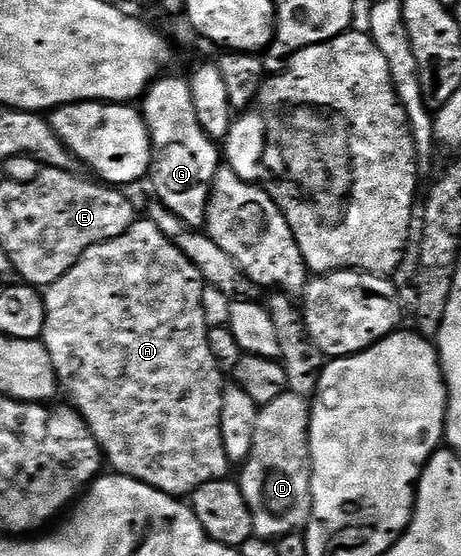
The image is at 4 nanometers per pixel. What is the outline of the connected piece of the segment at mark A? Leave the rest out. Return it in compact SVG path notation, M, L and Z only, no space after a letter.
M136 220L120 236L116 236L107 242L96 244L80 256L80 260L68 273L60 276L50 286L45 287L46 315L44 316L44 332L41 341L48 348L48 356L52 356L52 364L58 373L58 381L61 389L70 393L69 401L82 415L83 420L90 426L91 432L98 441L105 461L111 471L128 476L132 480L140 480L152 488L156 488L165 494L175 496L189 496L193 494L200 484L210 484L212 480L220 480L227 477L232 470L232 463L224 452L224 440L222 439L222 424L224 421L224 394L222 398L222 379L224 373L218 367L217 358L209 347L210 327L206 325L204 316L204 304L202 303L202 289L204 283L200 272L176 248L156 224L148 220Z

